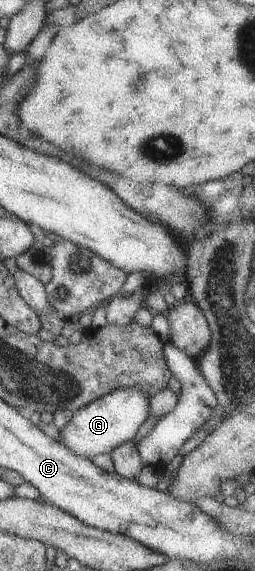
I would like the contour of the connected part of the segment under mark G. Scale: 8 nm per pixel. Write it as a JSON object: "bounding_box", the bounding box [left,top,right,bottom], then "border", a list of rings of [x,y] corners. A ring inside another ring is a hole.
{"bounding_box":[58,385,149,459],"border":[[[138,385],[120,387],[73,412],[68,425],[60,430],[58,441],[80,457],[91,459],[94,455],[110,454],[118,445],[134,440],[140,425],[149,416],[149,401],[148,395]]]}

